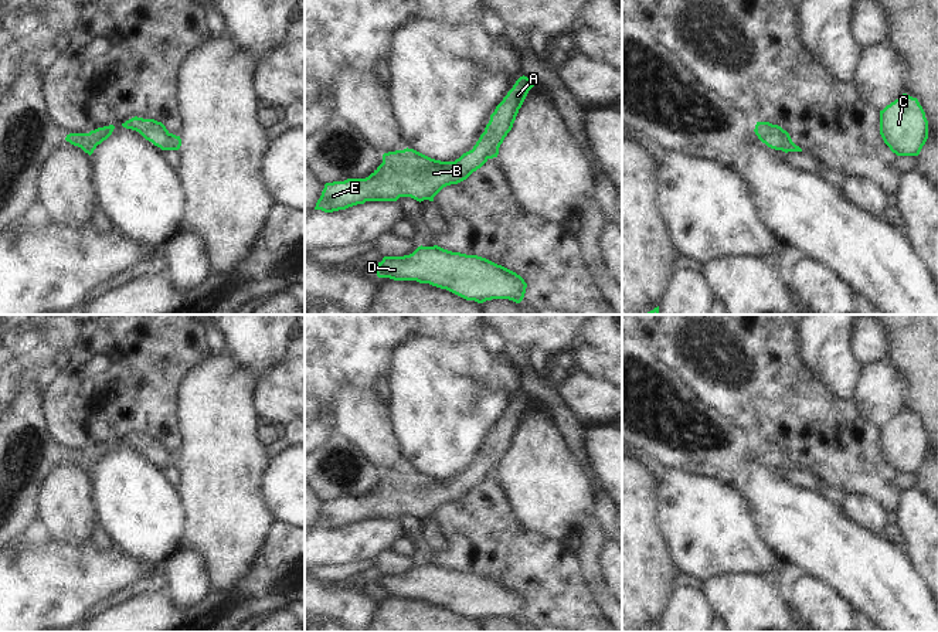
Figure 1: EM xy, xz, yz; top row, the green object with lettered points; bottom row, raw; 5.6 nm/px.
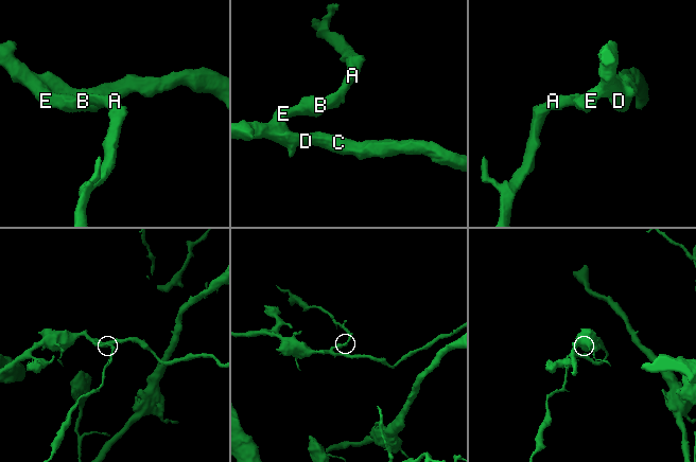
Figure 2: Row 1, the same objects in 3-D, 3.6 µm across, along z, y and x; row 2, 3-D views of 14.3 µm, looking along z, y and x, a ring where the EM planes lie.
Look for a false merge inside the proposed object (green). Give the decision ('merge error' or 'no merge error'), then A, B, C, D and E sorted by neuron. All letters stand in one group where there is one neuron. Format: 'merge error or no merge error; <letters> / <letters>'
no merge error; A B C D E

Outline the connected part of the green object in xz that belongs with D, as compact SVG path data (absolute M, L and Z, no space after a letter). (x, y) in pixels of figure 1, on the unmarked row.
M421 563L404 574L384 574L373 588L378 595L429 601L478 621L492 616L520 621L527 605L520 592L502 582L438 563Z

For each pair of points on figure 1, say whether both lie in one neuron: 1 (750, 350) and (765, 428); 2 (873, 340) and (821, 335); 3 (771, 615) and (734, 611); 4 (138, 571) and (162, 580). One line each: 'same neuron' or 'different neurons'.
1: same neuron
2: different neurons
3: same neuron
4: different neurons

